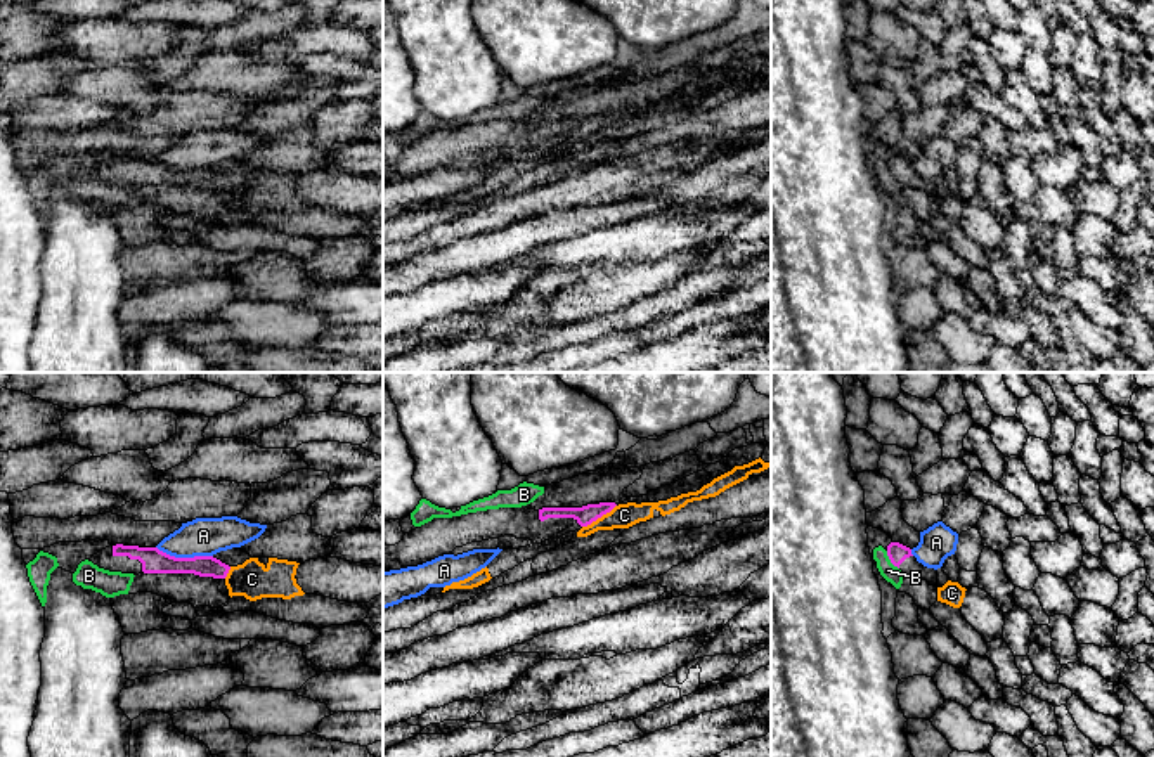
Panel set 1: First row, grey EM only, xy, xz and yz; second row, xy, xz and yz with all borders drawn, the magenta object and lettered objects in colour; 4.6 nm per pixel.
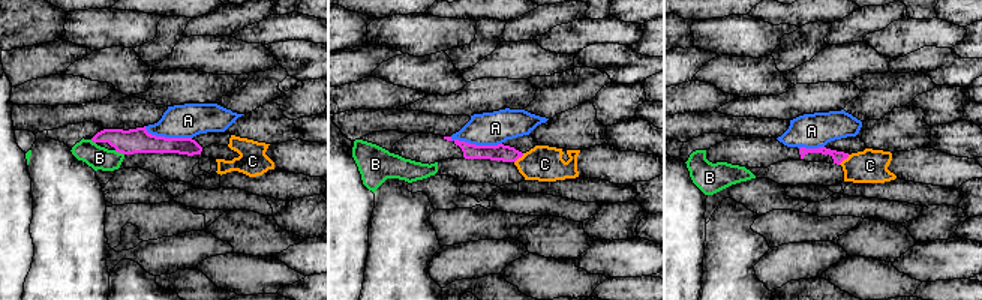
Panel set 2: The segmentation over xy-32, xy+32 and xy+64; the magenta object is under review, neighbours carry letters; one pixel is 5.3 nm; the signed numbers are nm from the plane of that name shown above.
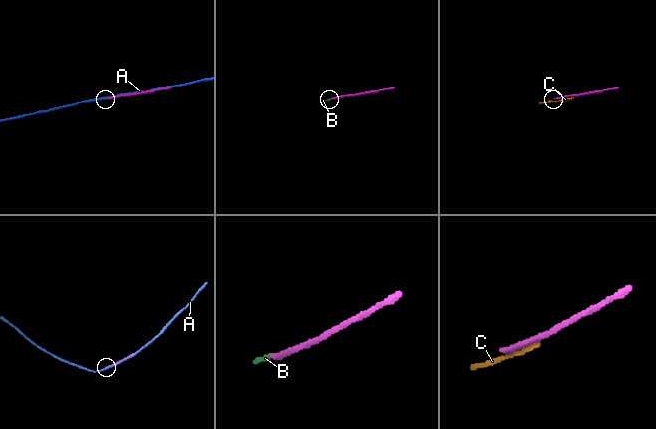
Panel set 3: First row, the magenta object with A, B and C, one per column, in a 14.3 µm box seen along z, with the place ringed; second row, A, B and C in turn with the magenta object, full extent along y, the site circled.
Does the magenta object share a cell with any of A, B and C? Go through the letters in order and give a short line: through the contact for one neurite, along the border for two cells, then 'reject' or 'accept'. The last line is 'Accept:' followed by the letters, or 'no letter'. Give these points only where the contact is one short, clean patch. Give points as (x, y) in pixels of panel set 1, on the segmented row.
A: reject
B: yz (886, 551), (898, 569) | reject
C: reject
Accept: no letter

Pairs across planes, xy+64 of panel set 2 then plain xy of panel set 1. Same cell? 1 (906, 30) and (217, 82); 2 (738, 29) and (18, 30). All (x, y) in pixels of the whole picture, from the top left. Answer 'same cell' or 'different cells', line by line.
1: different cells
2: different cells

